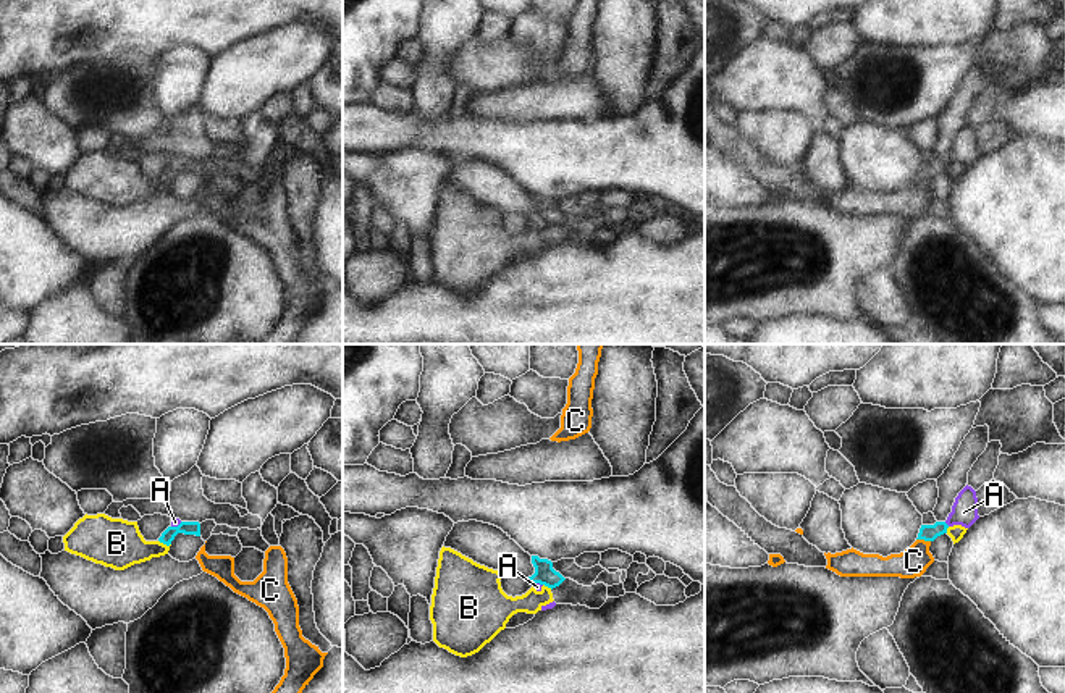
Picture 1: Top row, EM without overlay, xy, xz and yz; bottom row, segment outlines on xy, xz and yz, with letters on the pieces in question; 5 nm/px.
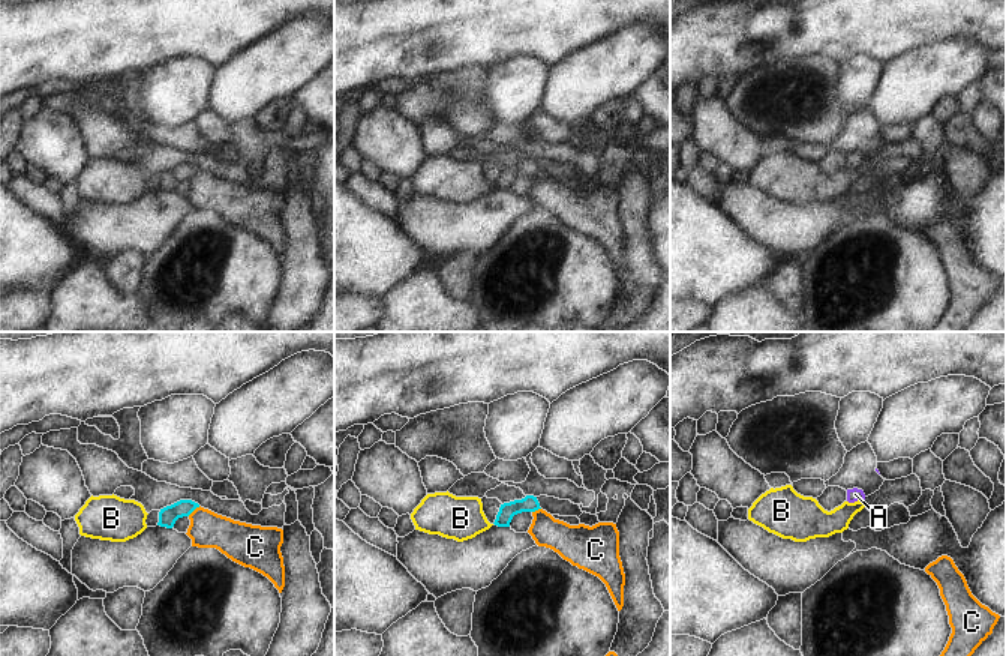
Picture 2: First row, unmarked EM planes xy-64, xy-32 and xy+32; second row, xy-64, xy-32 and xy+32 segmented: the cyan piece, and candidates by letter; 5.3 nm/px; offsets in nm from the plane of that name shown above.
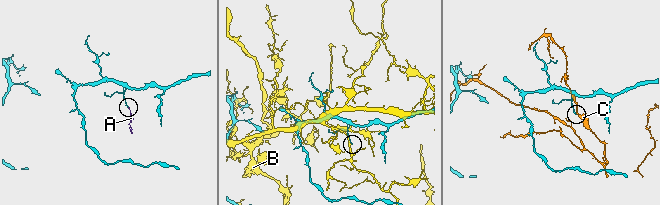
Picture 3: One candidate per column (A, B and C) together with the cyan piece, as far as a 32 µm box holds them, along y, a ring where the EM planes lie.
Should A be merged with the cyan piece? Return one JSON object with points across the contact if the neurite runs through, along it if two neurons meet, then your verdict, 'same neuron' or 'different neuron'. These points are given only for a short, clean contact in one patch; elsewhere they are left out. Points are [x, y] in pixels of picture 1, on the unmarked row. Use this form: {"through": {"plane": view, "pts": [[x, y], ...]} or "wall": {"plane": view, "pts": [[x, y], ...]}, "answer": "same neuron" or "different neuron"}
{"through": {"plane": "yz", "pts": [[926, 170], [933, 170], [946, 162], [963, 151]]}, "answer": "same neuron"}

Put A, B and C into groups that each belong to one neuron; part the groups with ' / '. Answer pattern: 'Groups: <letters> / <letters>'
Groups: A / B / C

